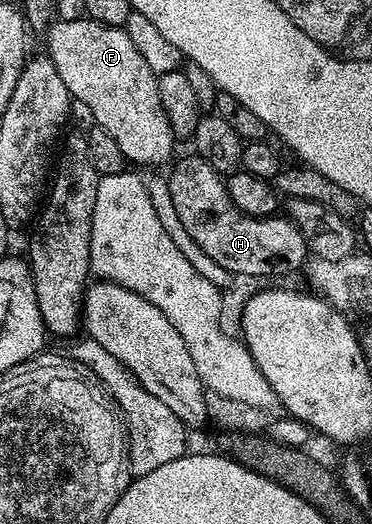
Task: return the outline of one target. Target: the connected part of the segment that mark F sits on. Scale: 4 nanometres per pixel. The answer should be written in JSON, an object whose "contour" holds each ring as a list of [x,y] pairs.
{"contour":[[[86,16],[70,19],[71,30],[51,30],[47,34],[46,57],[51,59],[57,76],[69,88],[72,99],[95,117],[94,125],[109,132],[128,163],[159,166],[172,161],[177,139],[161,108],[159,79],[137,52],[130,33],[121,26],[106,26]]]}

